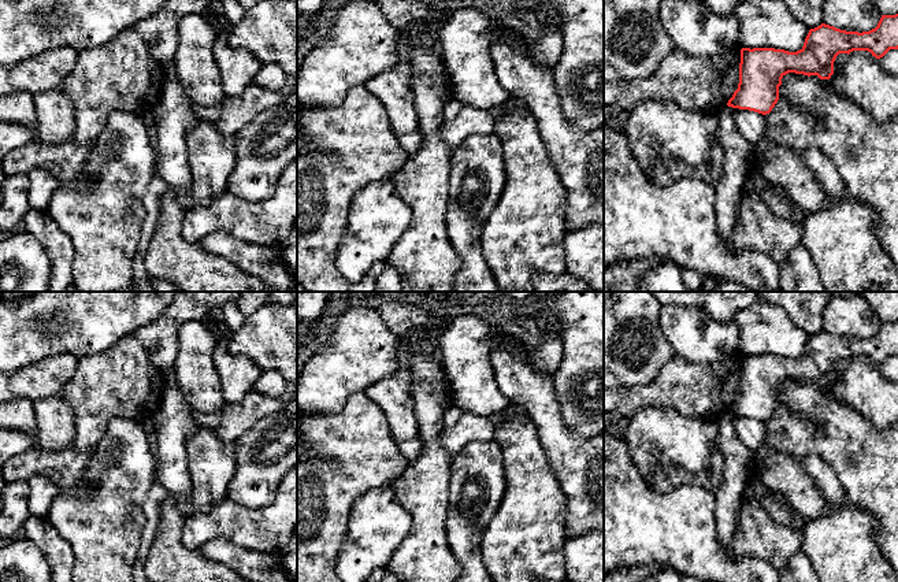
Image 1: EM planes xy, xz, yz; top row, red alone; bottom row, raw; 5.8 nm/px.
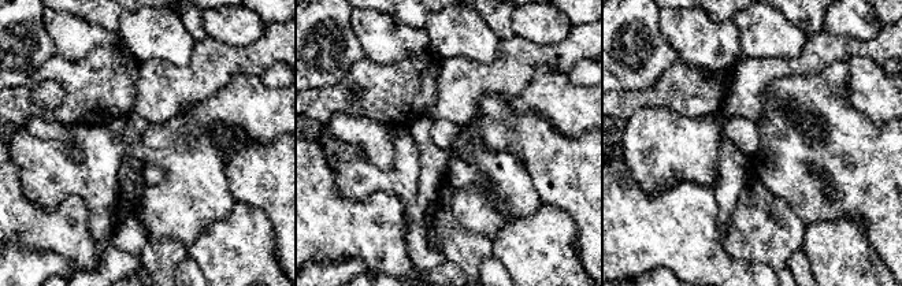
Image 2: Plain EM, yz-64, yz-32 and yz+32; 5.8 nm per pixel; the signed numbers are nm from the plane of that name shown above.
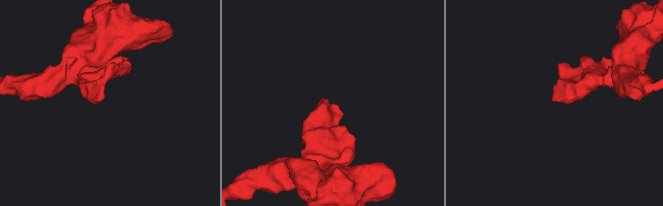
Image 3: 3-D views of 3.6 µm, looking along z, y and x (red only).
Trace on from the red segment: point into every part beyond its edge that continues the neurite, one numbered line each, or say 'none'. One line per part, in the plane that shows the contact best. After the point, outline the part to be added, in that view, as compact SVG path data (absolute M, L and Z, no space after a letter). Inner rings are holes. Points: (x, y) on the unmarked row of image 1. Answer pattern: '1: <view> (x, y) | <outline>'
none

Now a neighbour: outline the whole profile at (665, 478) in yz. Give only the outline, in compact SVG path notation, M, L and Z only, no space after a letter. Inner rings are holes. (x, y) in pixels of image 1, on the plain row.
M719 445L710 452L709 468L704 474L691 474L680 466L667 463L657 466L647 481L647 486L660 494L668 493L675 488L690 483L705 488L715 494L723 483L724 456Z

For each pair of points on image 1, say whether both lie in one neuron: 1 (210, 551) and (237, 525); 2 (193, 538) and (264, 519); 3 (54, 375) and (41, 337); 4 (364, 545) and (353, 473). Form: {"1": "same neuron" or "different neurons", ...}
{"1": "different neurons", "2": "same neuron", "3": "different neurons", "4": "different neurons"}

